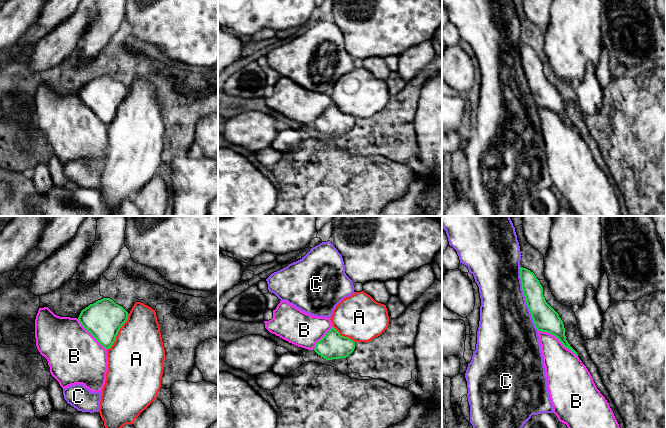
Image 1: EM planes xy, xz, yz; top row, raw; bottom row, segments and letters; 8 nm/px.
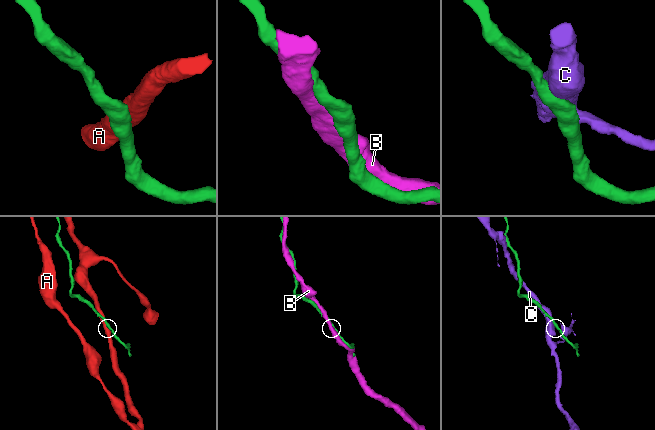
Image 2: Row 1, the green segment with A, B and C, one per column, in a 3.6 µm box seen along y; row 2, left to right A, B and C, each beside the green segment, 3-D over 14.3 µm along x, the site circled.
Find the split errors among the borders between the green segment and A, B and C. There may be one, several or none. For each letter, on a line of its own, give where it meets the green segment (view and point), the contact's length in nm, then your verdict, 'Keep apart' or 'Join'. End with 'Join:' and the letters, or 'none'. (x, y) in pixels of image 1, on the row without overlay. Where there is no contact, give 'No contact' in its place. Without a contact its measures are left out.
A: Touches green at xy (118, 107). Shared border 340 nm. Keep apart
B: Touches green at yz (558, 114). Shared border 380 nm. Join
C: Touches green at yz (525, 74). Shared border 550 nm. Keep apart
Join: B

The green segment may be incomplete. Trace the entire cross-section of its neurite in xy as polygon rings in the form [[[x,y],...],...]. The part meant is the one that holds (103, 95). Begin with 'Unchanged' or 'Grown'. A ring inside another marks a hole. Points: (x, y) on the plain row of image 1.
Grown. [[[103,74],[83,85],[78,94],[60,93],[48,83],[39,84],[35,95],[36,122],[50,143],[51,151],[65,165],[83,160],[91,168],[101,168],[108,147],[107,126],[128,95],[128,88],[110,74]]]

